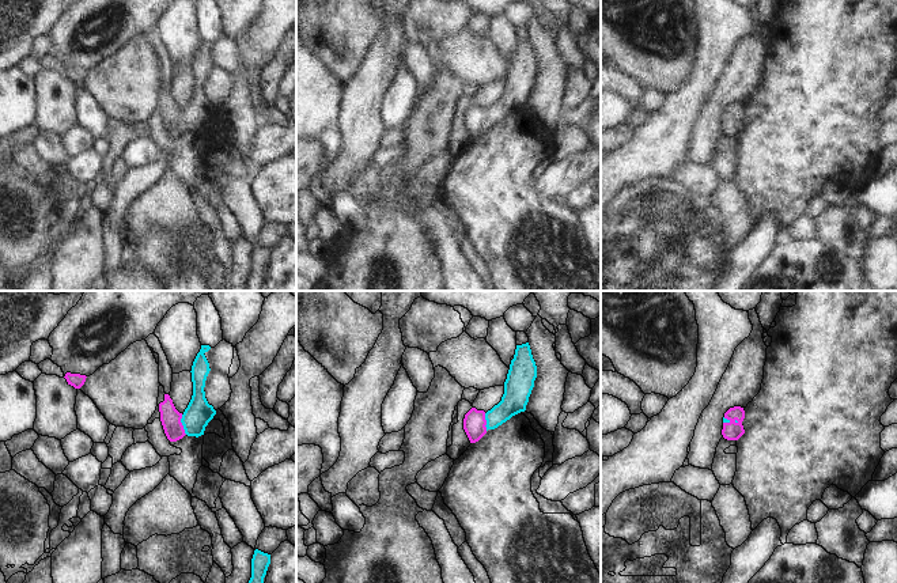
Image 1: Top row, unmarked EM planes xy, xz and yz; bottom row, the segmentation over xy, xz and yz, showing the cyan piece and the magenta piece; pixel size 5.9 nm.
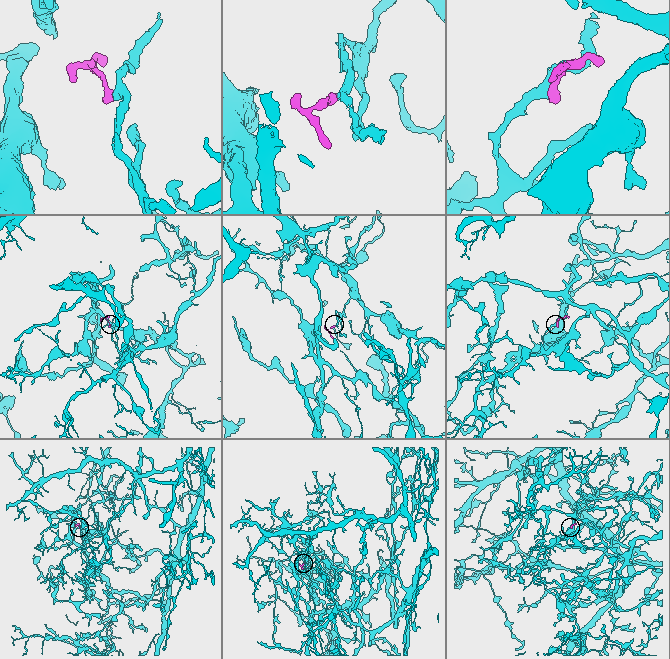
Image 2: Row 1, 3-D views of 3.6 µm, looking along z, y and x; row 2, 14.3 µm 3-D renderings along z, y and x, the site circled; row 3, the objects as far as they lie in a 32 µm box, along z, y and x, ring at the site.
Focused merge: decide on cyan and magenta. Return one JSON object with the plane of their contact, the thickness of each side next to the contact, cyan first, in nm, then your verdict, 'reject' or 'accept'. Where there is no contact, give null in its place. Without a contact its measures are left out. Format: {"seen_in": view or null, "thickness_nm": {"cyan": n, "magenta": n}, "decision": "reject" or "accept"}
{"seen_in": "xy", "thickness_nm": {"cyan": 160, "magenta": 120}, "decision": "accept"}

